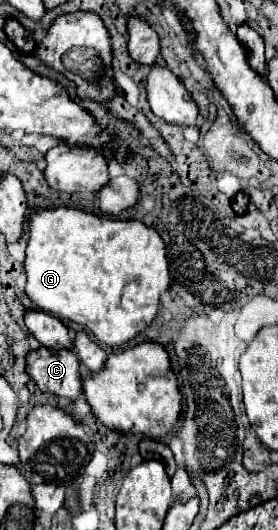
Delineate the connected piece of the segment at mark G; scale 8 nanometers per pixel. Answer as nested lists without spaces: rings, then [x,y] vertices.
[[[67,207],[31,215],[25,271],[25,293],[47,311],[29,311],[25,325],[49,349],[73,347],[67,325],[57,317],[85,325],[105,345],[125,345],[155,321],[161,293],[171,289],[165,245],[155,229],[141,221],[119,221]]]

